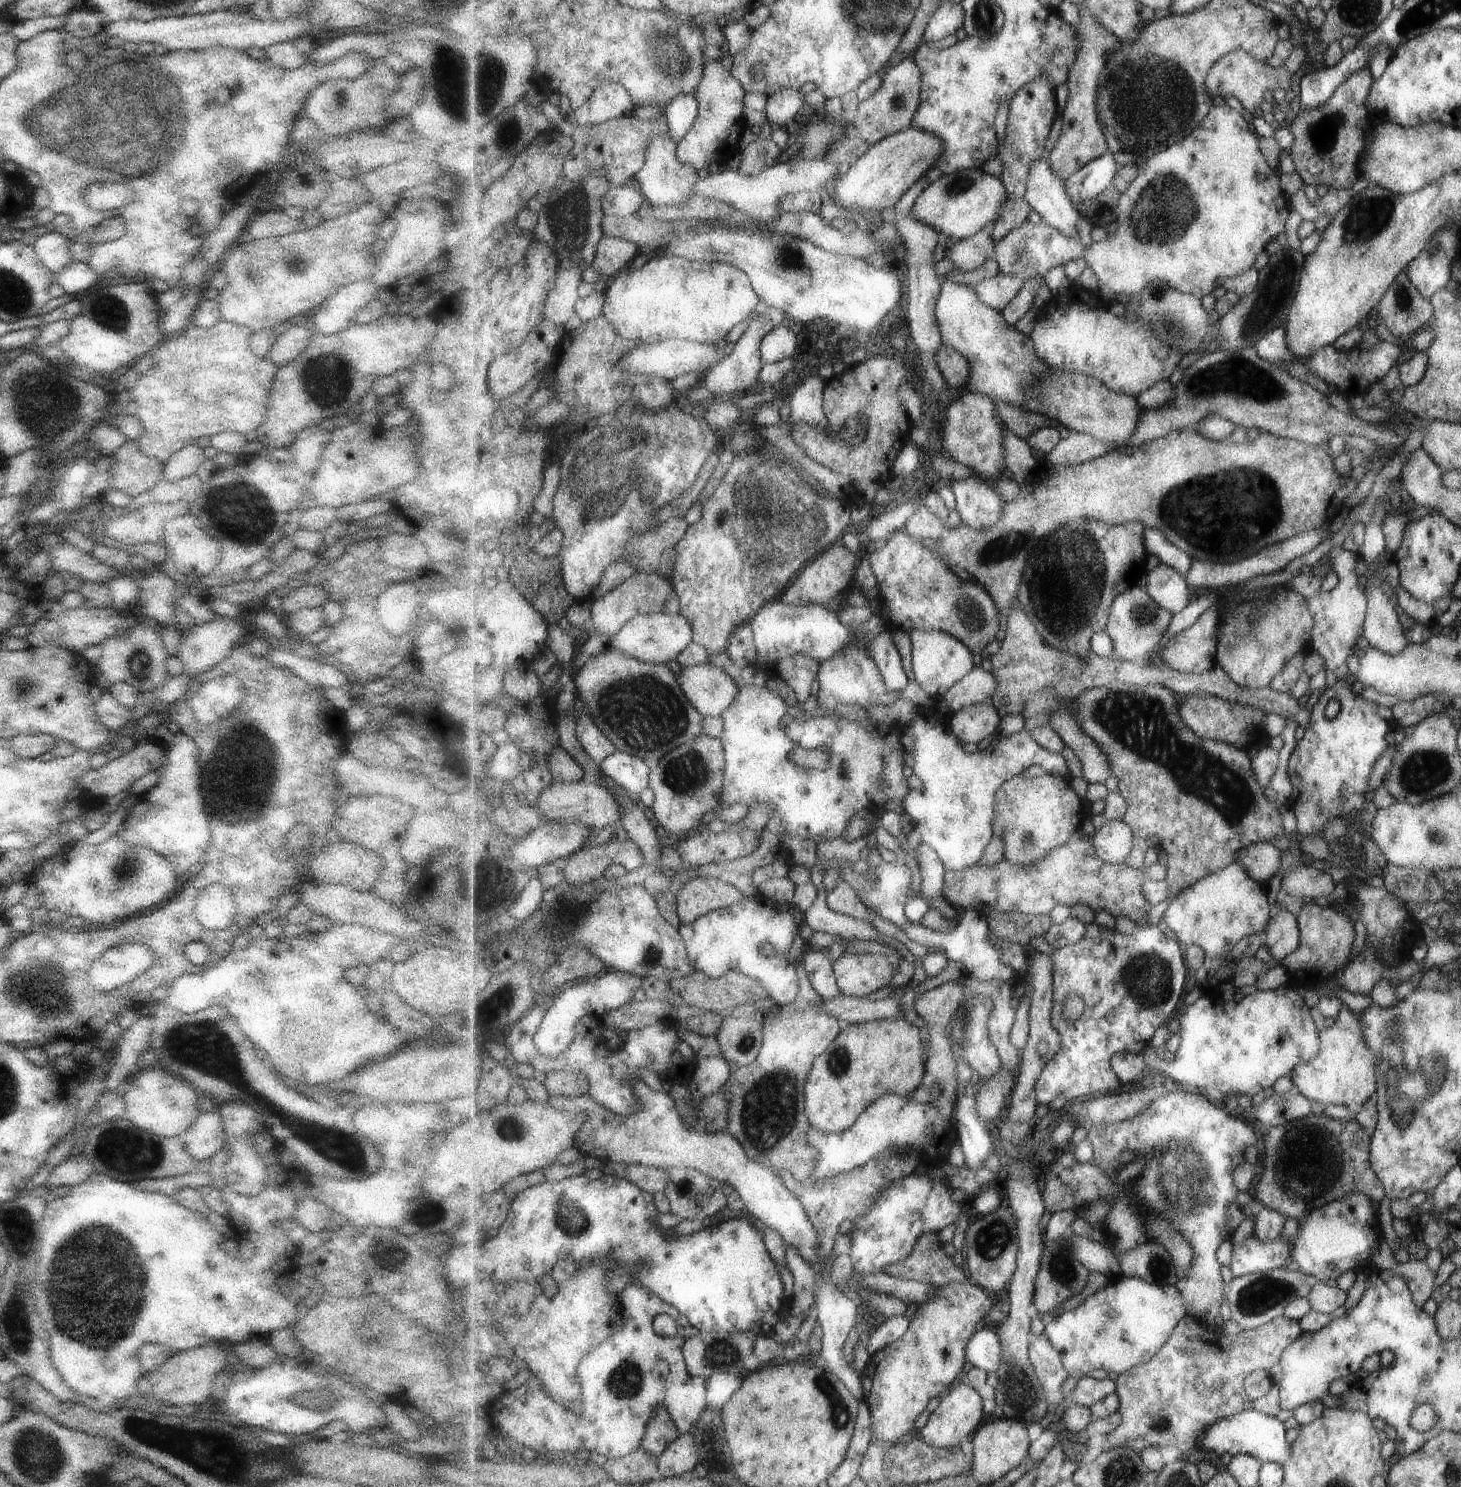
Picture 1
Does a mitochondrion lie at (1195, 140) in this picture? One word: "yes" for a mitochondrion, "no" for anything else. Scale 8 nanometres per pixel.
no

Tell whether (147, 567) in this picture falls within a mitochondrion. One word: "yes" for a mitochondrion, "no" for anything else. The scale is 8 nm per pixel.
no

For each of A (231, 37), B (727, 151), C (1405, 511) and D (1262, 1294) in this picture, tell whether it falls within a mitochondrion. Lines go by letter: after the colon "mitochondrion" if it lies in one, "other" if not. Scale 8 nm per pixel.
A: other
B: other
C: other
D: mitochondrion

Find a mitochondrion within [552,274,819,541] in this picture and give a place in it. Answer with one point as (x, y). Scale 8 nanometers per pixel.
(628, 474)

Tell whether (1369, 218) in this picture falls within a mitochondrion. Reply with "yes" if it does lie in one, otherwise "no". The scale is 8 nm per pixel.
yes

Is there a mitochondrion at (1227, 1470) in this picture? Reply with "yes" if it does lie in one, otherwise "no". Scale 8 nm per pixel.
no

